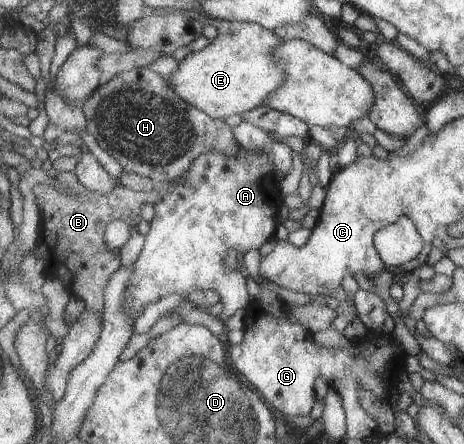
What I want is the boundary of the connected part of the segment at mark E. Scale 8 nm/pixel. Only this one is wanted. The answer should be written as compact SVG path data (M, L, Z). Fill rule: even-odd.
M208 20L218 26L218 35L201 51L190 53L180 61L178 70L167 79L174 92L208 116L224 119L232 114L244 114L266 102L288 80L288 72L282 70L274 58L274 50L282 44L277 32L252 22Z

